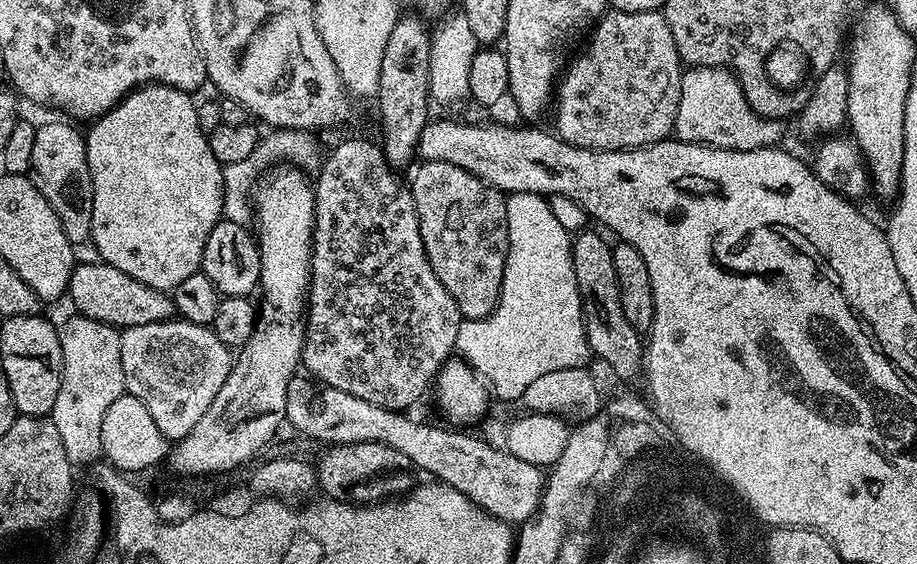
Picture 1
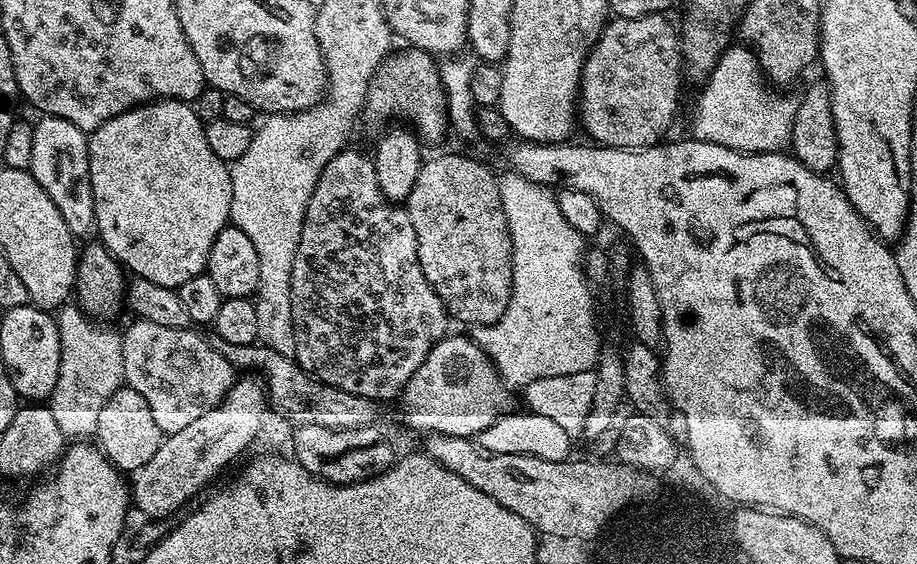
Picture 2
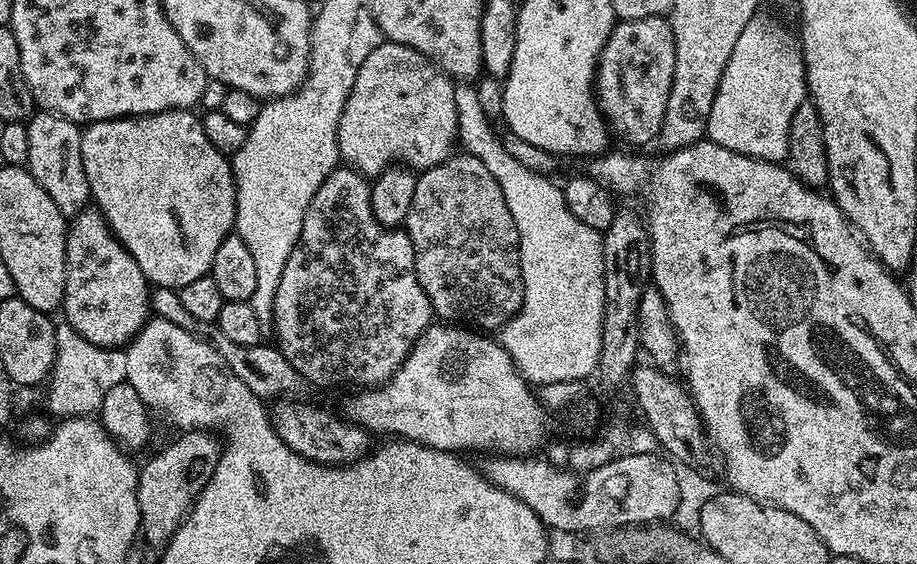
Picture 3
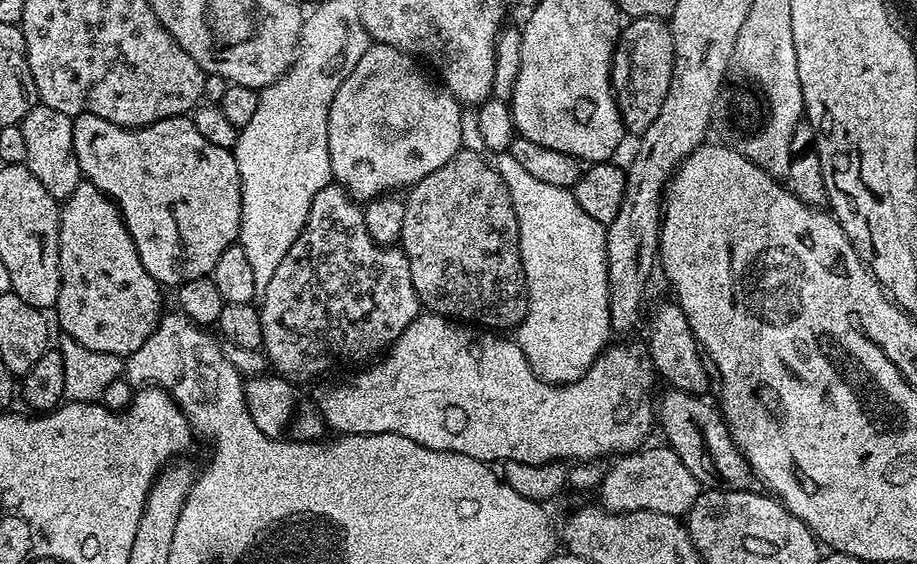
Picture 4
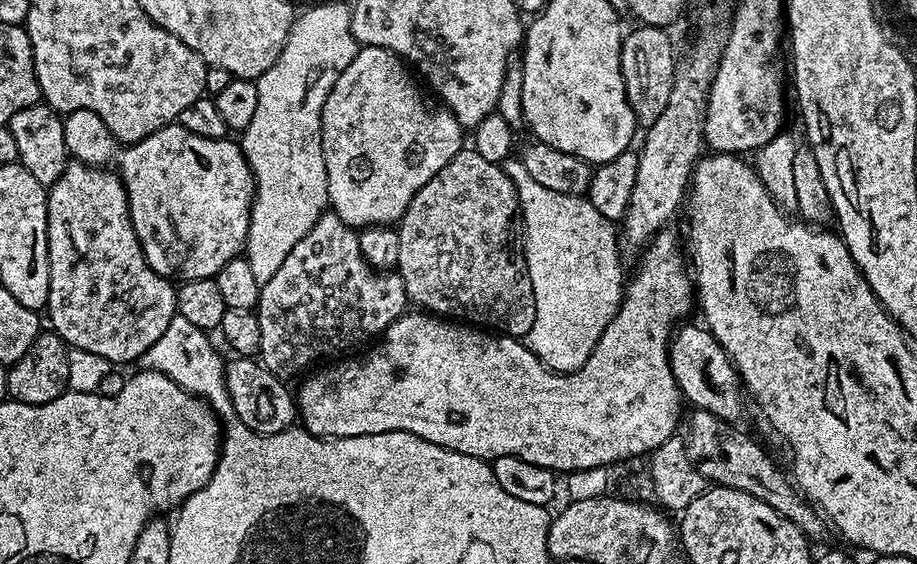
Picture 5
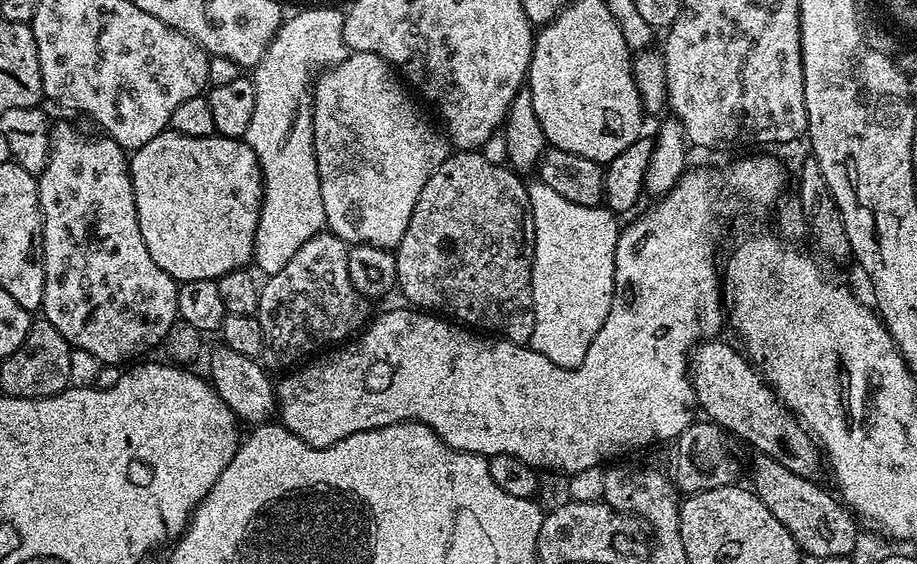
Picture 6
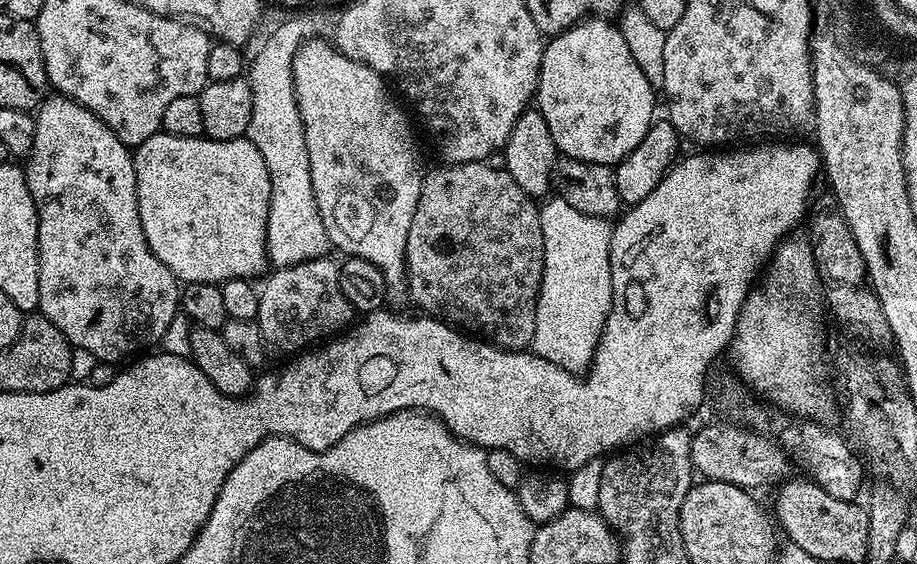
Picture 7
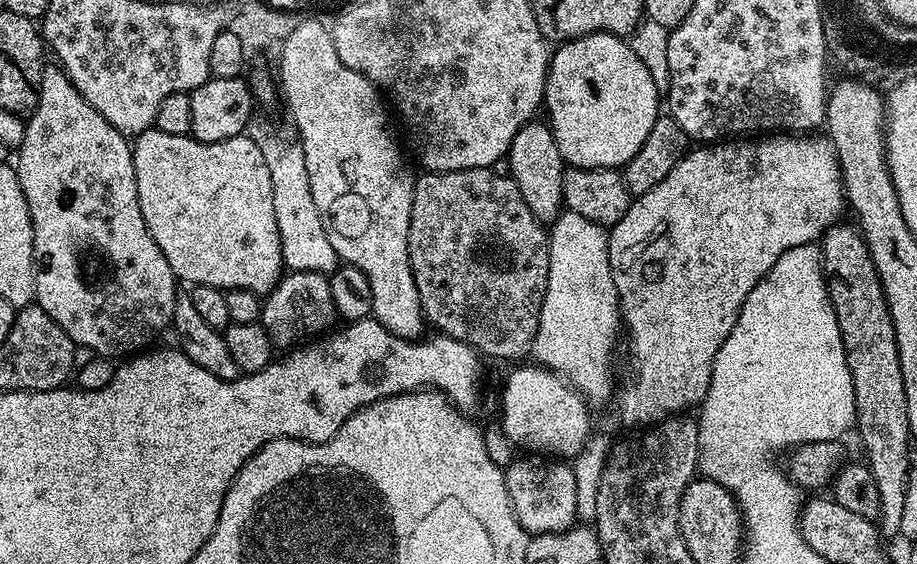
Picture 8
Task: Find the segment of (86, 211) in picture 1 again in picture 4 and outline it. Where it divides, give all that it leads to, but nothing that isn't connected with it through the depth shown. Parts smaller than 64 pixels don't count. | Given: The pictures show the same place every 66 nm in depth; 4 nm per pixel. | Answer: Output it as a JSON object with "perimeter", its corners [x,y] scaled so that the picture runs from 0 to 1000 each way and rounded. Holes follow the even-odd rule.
{"perimeter":[[[46,183],[38,184],[33,195],[33,202],[28,202],[28,209],[22,215],[21,223],[24,230],[25,243],[28,245],[28,280],[26,291],[37,309],[37,316],[41,316],[41,323],[46,323],[46,330],[50,330],[50,337],[63,358],[69,358],[83,342],[83,333],[89,323],[89,307],[87,301],[87,280],[85,275],[85,241],[79,236],[80,207],[68,202],[63,195],[59,195],[55,188]]]}

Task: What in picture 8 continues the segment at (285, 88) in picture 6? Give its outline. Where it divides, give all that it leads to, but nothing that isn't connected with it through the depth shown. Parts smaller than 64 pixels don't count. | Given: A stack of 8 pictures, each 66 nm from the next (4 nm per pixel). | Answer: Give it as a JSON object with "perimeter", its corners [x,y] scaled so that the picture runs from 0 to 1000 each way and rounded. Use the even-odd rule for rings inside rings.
{"perimeter":[[[276,218],[268,239],[278,252],[281,266],[294,294],[294,330],[299,330],[299,387],[303,387],[303,422],[308,429],[308,457],[311,477],[321,482],[352,482],[361,486],[369,473],[369,456],[360,422],[356,422],[356,401],[342,365],[342,344],[338,344],[338,316],[334,309],[334,280],[322,232],[299,227],[294,220]]]}

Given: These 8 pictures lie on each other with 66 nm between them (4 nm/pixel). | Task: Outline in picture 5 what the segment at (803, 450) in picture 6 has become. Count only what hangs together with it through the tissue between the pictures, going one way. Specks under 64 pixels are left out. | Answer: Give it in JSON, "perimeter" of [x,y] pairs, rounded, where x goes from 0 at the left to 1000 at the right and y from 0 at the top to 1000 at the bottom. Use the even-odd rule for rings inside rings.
{"perimeter":[[[743,573],[734,587],[728,612],[728,647],[735,663],[735,677],[739,677],[743,704],[756,725],[779,734],[785,745],[806,746],[814,702],[798,637],[792,628],[792,621],[787,621],[787,613],[771,580],[762,573],[750,573]]]}

